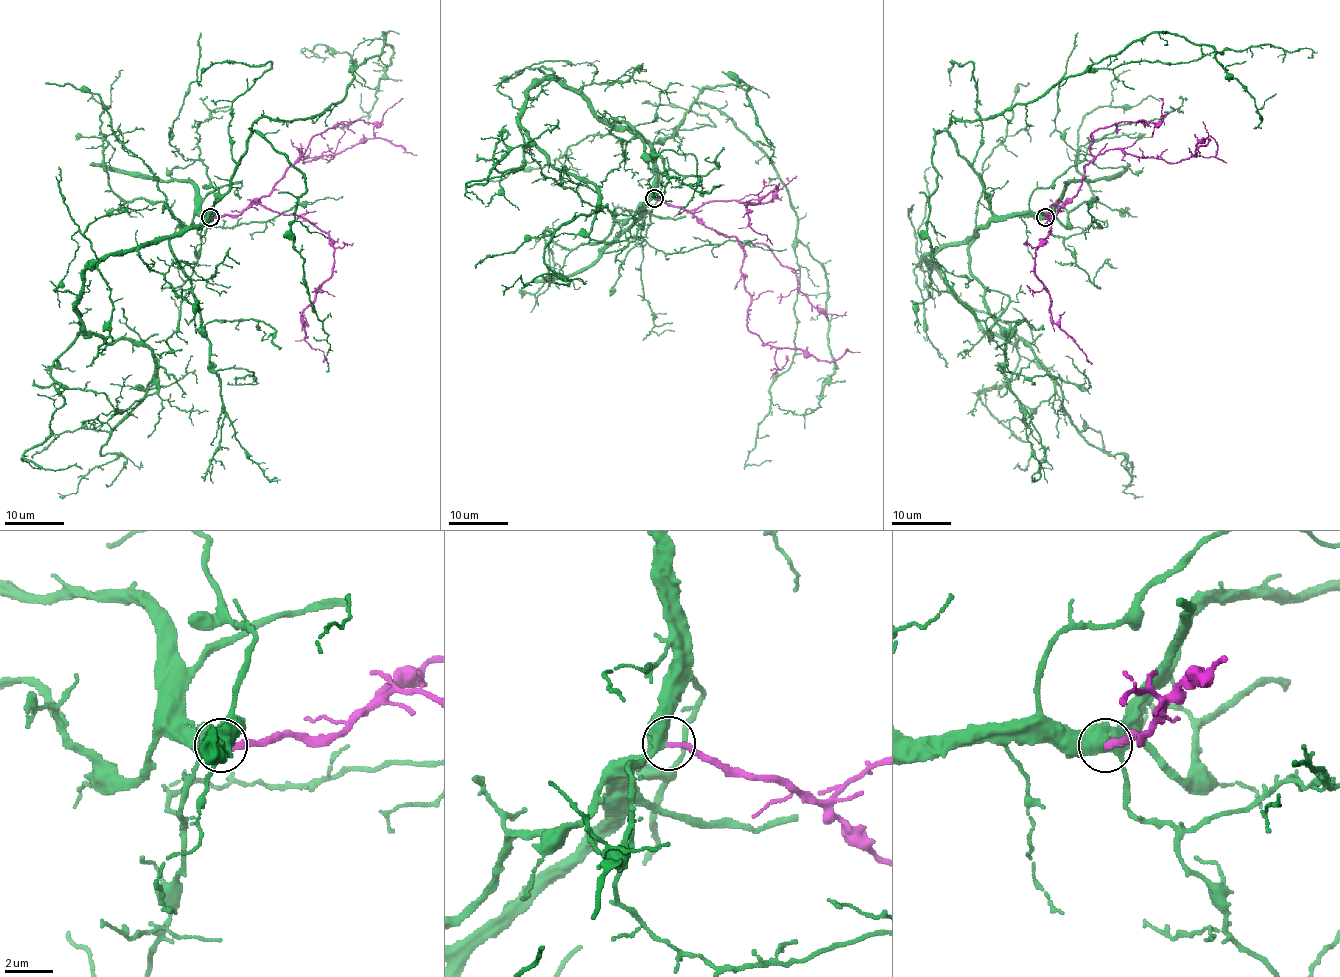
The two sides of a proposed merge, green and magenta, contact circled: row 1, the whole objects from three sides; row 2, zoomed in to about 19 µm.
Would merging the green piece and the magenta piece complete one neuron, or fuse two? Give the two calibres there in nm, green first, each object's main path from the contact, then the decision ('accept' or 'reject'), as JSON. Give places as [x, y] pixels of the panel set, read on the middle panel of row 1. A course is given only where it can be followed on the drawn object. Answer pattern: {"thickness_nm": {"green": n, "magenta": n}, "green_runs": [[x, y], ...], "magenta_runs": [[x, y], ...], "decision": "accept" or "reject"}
{"thickness_nm": {"green": 440, "magenta": 260}, "green_runs": [[653, 198], [652, 147], [694, 101], [719, 108], [789, 197], [793, 362], [770, 388], [745, 463], [771, 460]], "magenta_runs": [[653, 198], [684, 207], [745, 250], [747, 328], [764, 343], [833, 362], [848, 350], [859, 351]], "decision": "accept"}

